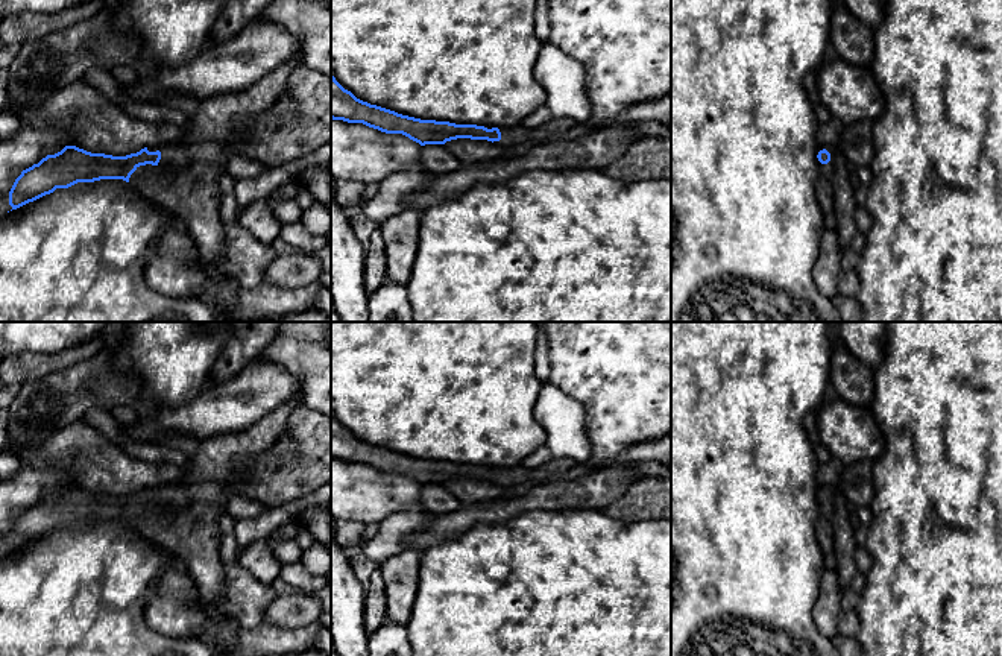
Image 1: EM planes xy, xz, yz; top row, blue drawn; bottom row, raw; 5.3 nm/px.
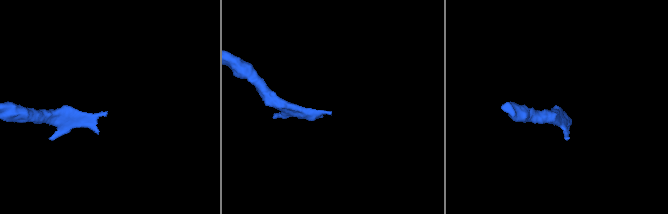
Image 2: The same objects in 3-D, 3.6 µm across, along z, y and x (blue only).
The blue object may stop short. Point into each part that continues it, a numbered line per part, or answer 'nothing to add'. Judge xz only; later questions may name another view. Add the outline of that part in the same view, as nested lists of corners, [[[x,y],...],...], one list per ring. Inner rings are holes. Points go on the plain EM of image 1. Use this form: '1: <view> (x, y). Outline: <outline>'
1: xz (515, 476). Outline: [[[569,457],[562,459],[551,459],[548,463],[542,465],[540,468],[524,468],[518,465],[515,468],[501,468],[501,480],[493,481],[493,484],[499,484],[501,487],[507,489],[516,484],[524,484],[527,481],[542,481],[547,477],[560,475],[577,465],[575,460]]]

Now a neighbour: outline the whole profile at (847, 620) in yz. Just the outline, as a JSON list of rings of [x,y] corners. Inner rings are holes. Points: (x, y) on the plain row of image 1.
[[[841,609],[838,615],[838,629],[840,629],[840,633],[846,636],[855,638],[858,635],[859,617],[858,617],[856,609],[855,610]]]

